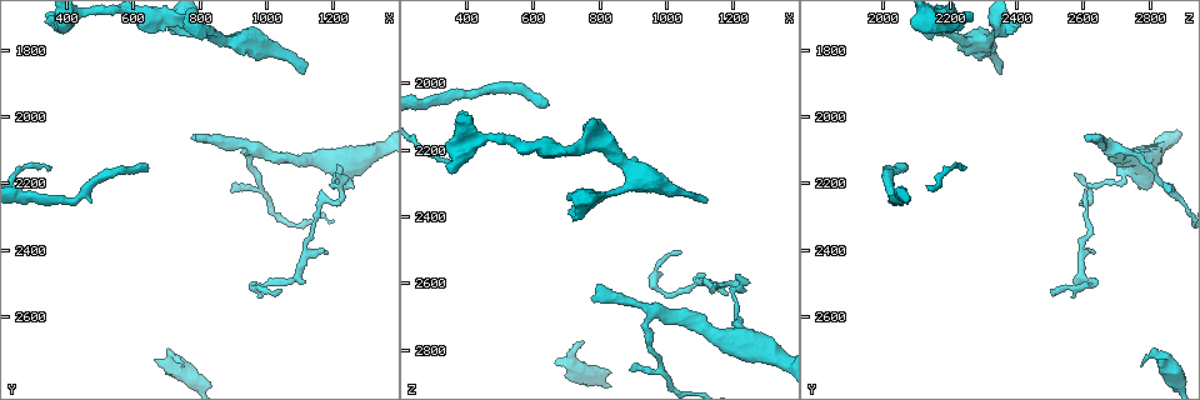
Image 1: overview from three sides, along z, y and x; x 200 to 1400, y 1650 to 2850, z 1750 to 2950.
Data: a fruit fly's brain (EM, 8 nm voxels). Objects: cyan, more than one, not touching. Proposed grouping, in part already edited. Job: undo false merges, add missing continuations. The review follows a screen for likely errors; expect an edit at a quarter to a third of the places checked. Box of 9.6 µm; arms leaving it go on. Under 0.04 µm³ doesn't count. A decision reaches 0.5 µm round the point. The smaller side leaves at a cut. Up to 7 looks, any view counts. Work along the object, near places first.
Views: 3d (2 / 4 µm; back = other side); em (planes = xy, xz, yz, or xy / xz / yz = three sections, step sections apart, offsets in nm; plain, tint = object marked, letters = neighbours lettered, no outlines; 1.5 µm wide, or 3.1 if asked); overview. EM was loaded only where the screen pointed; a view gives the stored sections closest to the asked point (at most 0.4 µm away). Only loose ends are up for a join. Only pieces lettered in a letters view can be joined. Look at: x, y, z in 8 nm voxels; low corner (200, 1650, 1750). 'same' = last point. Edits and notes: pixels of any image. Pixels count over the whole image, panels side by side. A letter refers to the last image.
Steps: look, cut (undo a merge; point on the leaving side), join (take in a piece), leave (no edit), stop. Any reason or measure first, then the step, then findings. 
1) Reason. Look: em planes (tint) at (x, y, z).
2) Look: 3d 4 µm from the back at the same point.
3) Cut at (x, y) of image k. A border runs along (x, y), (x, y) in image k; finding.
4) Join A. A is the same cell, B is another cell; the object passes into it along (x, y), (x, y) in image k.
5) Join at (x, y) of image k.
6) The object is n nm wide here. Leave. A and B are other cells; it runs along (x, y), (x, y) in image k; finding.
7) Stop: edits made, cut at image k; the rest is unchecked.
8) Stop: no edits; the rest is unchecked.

An open end. Look: 3d 4 µm at (770, 2060, 2650).

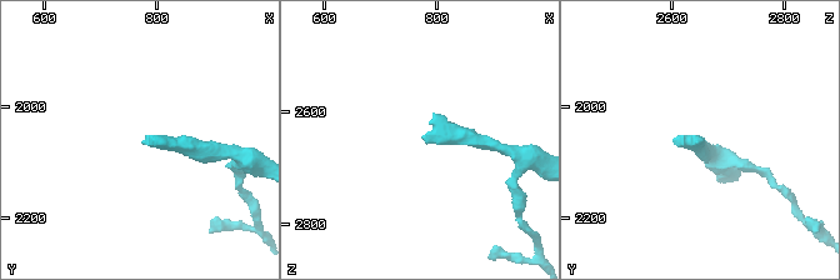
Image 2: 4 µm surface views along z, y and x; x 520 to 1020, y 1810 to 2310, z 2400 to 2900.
Look: em yz step 8 (letters) at (770, 2060, 2645).

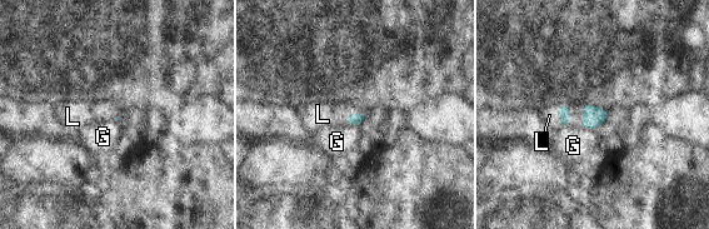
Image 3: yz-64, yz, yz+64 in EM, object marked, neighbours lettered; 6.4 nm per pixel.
Join L. L is the same cell, G is another cell; the object passes into it along (351, 119), (348, 113), (313, 117) in image 3; the neuron continues.

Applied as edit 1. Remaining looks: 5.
Thin end. Look: em planes (letters) at (1180, 2410, 2630).

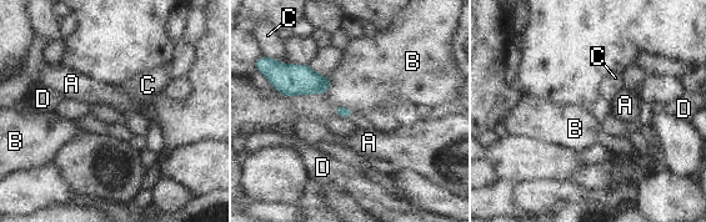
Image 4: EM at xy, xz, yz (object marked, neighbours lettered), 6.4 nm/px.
Leave. A, B, C and D are other cells; a border runs along (331, 79), (326, 92), (278, 91) in image 4; none of them fits.

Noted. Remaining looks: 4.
An open end. Look: em xz step 4 (letters) at (1100, 1870, 2360).

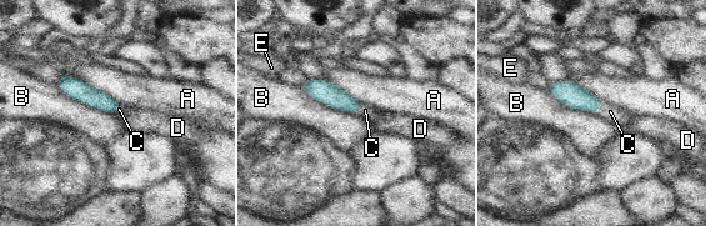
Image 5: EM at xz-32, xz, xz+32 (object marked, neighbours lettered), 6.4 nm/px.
The longest contact is with B, 440 nm. Join C. C is the same cell, A, B, D and E are other cells; the neuron continues.

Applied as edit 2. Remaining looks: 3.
Stop: edits made, join at image 3, join at image 5; the rest is unchecked.

